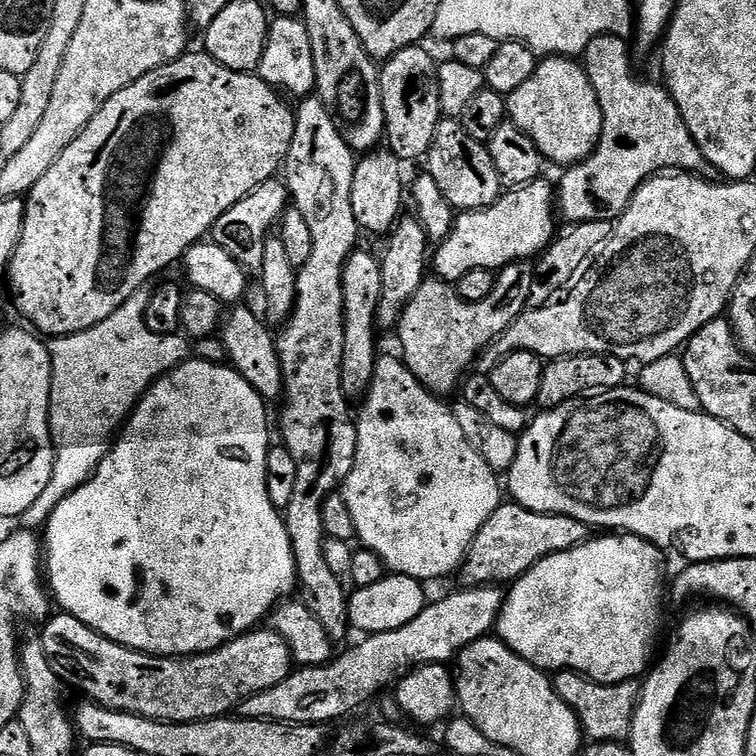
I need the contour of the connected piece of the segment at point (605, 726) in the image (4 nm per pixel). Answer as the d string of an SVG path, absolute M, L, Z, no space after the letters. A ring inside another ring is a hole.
M561 670L555 673L554 687L562 702L566 702L566 706L570 706L570 710L574 710L574 714L580 719L580 727L584 729L589 741L624 742L631 737L636 705L640 702L641 685L636 680L627 680L621 684L600 684L578 672Z

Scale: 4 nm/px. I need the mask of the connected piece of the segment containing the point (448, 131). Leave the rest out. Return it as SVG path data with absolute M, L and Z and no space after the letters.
M441 119L426 157L427 164L427 175L438 182L438 190L442 190L453 209L477 212L480 208L488 208L496 203L502 195L500 175L494 166L494 158L490 158L487 143L470 138L459 119Z

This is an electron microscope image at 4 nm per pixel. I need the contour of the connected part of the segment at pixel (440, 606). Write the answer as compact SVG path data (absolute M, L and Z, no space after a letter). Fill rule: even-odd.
M464 586L461 587L461 592L452 592L449 596L444 596L441 600L425 603L424 608L418 614L418 618L414 618L410 622L406 622L406 626L398 626L398 630L386 630L385 632L373 632L365 635L364 640L357 648L352 648L349 652L344 652L337 655L329 664L324 664L321 668L305 668L301 667L299 670L294 670L285 680L278 682L278 686L270 686L270 690L262 690L258 694L254 694L250 698L246 698L241 702L238 712L245 720L281 720L282 722L294 722L295 724L319 724L321 726L327 725L327 720L336 720L339 716L344 716L347 712L352 712L359 706L363 700L368 700L371 696L376 696L384 687L391 685L393 681L404 675L405 672L412 671L413 668L420 668L423 664L442 664L447 665L448 660L455 661L460 655L460 651L466 646L470 646L474 642L485 639L495 629L496 622L500 618L500 611L504 608L504 597L506 595L505 589L500 586Z

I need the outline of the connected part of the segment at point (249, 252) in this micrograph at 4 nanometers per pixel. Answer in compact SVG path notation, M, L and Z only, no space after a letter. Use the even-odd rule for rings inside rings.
M273 178L262 182L262 186L242 198L242 202L230 206L230 210L226 210L222 218L218 218L210 233L211 243L222 246L222 250L226 250L226 254L230 254L243 268L248 269L249 273L259 273L264 257L264 243L268 241L273 229L283 221L289 208L288 186L283 179Z

